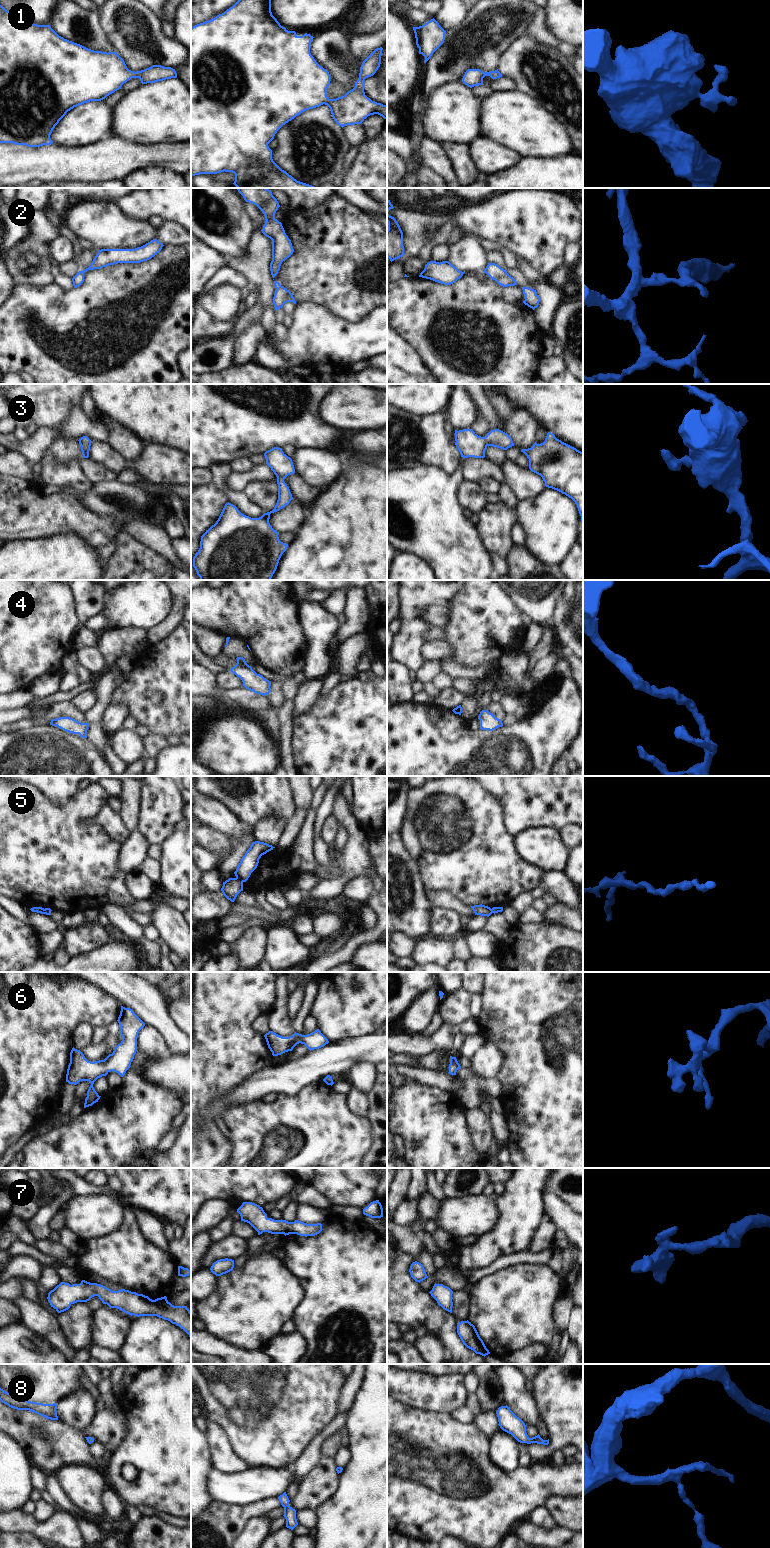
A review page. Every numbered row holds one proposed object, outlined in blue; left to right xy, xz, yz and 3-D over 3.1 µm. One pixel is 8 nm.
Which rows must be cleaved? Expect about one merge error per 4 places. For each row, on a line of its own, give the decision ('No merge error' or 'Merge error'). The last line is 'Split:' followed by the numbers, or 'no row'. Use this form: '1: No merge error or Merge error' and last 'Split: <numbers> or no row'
1: No merge error
2: Merge error
3: No merge error
4: No merge error
5: Merge error
6: No merge error
7: No merge error
8: No merge error
Split: 2, 5.

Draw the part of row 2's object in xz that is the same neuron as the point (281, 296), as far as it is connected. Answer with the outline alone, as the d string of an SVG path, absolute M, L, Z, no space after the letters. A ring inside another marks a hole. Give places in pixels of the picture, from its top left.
M280 285L275 290L274 297L273 297L273 304L275 310L277 311L278 309L282 308L283 305L287 302L292 302L296 304L293 294L289 290L287 290L286 288Z

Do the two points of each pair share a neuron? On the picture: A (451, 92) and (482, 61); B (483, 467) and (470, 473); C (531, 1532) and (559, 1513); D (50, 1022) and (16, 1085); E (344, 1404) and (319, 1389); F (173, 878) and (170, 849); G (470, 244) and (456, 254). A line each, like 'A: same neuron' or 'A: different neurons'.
A: different neurons
B: same neuron
C: different neurons
D: same neuron
E: different neurons
F: same neuron
G: same neuron

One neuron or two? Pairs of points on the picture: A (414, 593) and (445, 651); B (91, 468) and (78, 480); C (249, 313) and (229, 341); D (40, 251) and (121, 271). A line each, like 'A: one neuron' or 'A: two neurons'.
A: two neurons
B: two neurons
C: one neuron
D: two neurons

